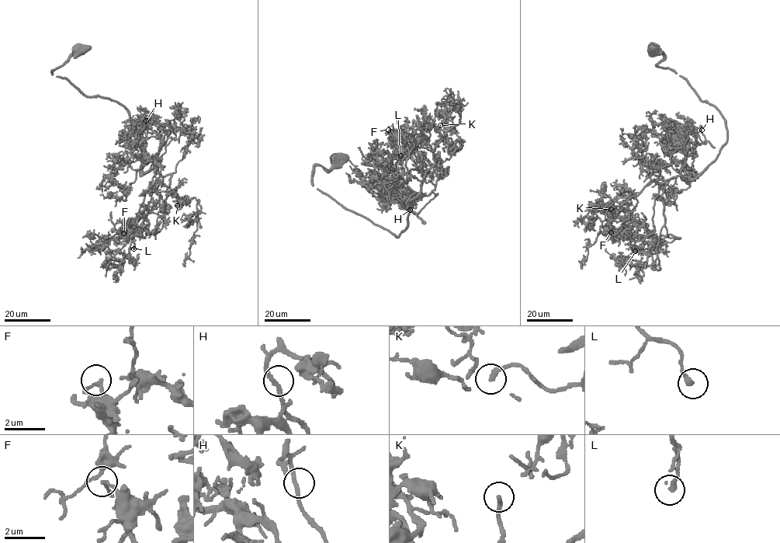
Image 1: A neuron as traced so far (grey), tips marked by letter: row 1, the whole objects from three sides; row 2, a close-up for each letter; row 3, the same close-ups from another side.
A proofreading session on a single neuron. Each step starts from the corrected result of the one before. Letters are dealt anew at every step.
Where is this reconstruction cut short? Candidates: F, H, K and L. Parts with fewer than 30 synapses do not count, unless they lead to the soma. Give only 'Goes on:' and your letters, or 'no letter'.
Goes on: K

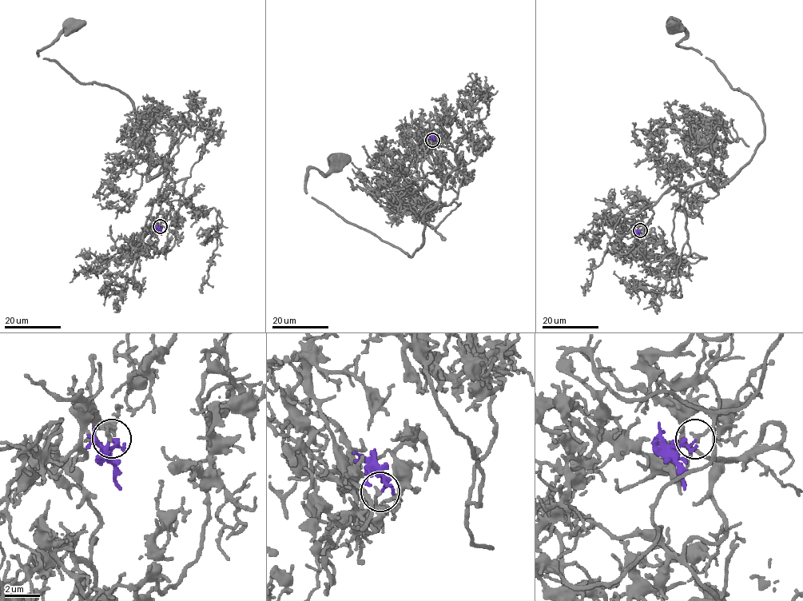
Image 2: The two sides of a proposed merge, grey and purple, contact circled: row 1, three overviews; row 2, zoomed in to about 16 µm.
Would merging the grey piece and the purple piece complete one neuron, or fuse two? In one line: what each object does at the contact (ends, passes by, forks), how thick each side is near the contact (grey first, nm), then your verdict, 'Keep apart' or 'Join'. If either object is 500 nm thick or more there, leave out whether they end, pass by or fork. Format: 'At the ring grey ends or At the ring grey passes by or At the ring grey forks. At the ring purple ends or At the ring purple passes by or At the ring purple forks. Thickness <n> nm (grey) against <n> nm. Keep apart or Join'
At the ring grey ends. At the ring purple passes by. Thickness 240 nm (grey) against 100 nm. Keep apart

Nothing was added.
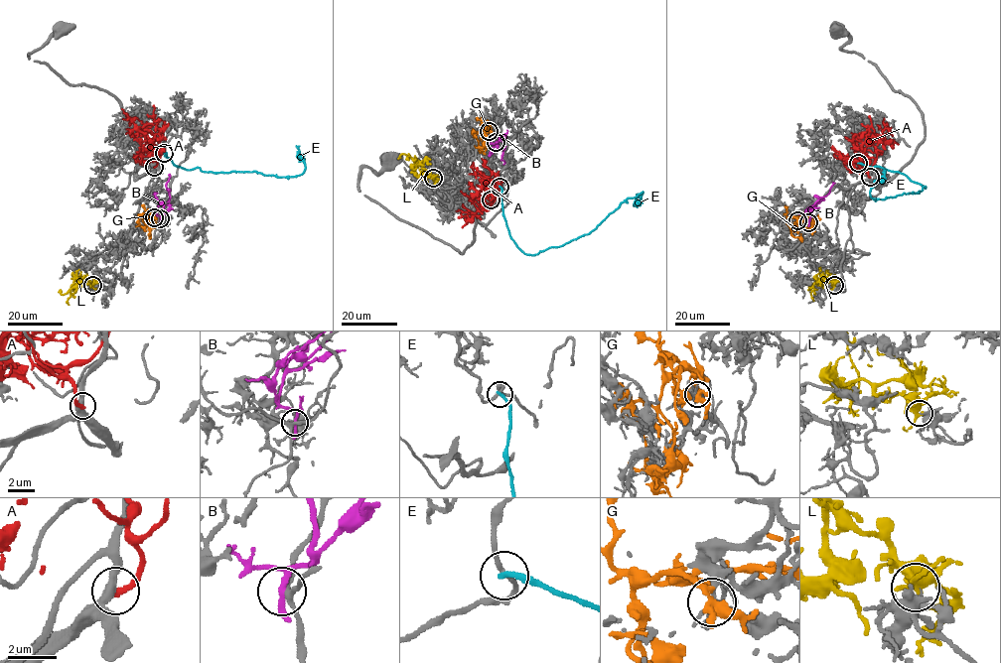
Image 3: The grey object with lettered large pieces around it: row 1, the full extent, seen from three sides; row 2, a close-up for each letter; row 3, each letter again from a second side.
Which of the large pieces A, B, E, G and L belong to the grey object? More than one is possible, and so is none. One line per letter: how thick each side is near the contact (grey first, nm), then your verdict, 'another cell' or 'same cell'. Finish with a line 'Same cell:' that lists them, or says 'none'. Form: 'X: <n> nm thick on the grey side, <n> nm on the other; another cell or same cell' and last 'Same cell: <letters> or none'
A: 400 nm thick on the grey side, 280 nm on the other; another cell
B: 200 nm thick on the grey side, 180 nm on the other; another cell
E: 190 nm thick on the grey side, 260 nm on the other; another cell
G: 160 nm thick on the grey side, 340 nm on the other; another cell
L: 240 nm thick on the grey side, 360 nm on the other; same cell
Same cell: L

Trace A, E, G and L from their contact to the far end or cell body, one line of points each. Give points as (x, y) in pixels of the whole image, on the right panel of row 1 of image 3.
A: (869, 177), (867, 170), (874, 164), (876, 151), (882, 151), (878, 151), (869, 137), (885, 140), (884, 117)
E: (858, 163), (899, 172), (926, 188), (918, 193), (874, 199), (870, 189), (881, 179), (883, 170)
G: (797, 219), (790, 217), (807, 216), (810, 228)
L: (834, 285), (820, 279), (808, 289), (812, 288)

